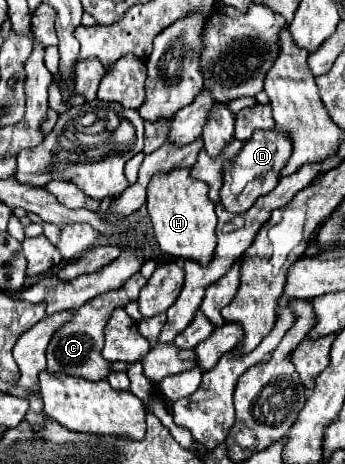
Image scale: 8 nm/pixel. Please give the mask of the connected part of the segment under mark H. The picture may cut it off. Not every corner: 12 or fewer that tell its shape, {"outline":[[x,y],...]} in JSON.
{"outline":[[190,169],[154,175],[148,215],[160,249],[208,265],[216,211]]}

